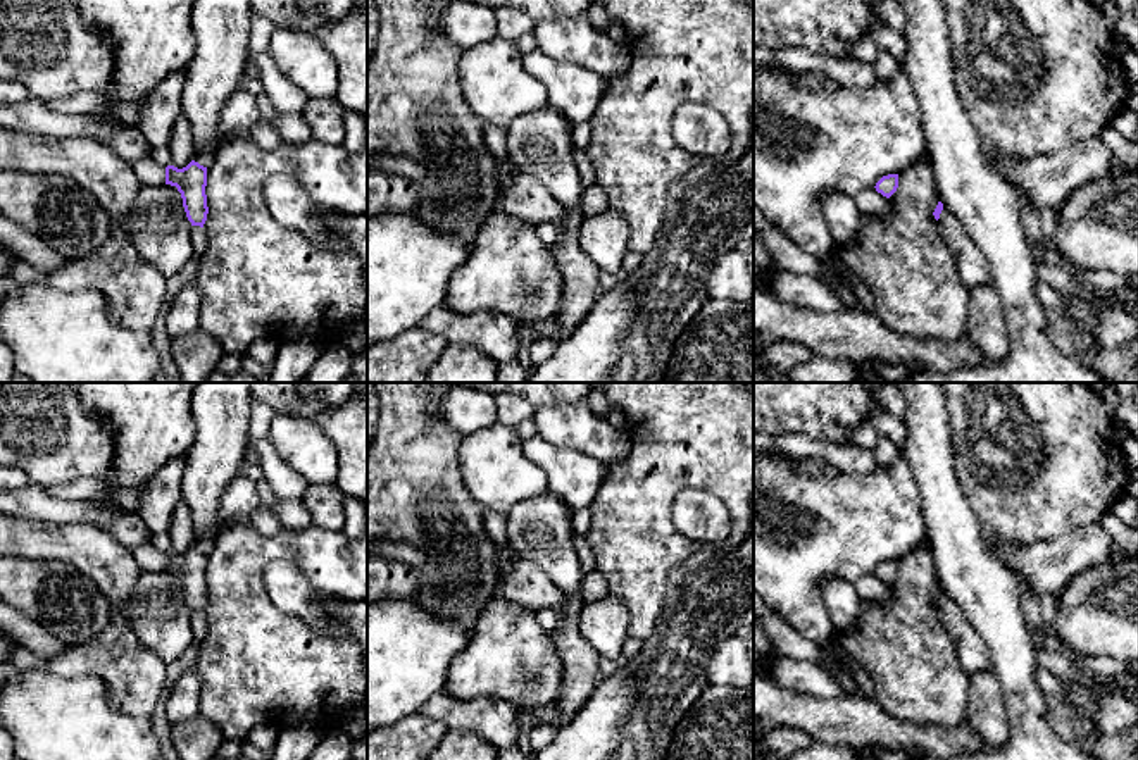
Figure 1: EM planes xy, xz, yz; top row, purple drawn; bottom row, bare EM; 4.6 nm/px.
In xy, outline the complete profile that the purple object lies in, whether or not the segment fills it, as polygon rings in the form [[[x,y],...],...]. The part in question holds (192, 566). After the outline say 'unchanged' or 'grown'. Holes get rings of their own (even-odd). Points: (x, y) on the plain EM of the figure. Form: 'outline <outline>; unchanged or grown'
outline [[[191,546],[186,553],[166,553],[166,570],[176,572],[183,584],[183,593],[191,612],[203,614],[209,600],[207,593],[207,553]]]; unchanged

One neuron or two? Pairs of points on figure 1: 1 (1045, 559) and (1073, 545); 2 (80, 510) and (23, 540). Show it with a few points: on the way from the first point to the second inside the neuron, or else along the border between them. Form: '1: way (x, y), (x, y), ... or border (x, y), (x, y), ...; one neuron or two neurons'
1: way (1052, 559), (1059, 559), (1066, 552); one neuron
2: border (18, 516), (52, 523), (92, 523), (95, 526); two neurons

